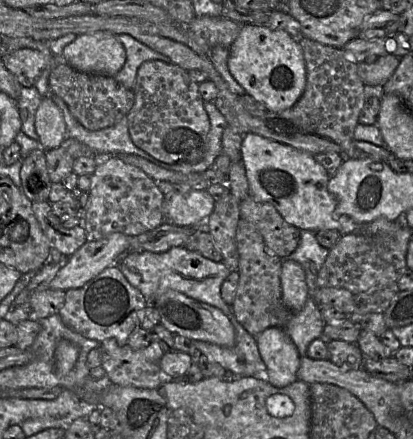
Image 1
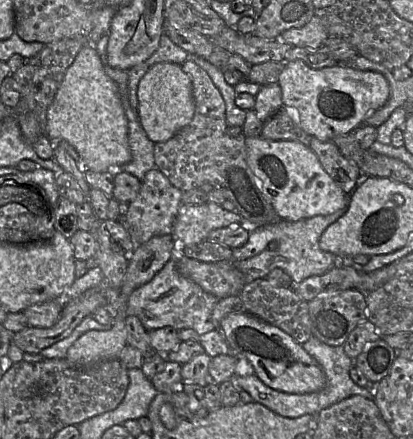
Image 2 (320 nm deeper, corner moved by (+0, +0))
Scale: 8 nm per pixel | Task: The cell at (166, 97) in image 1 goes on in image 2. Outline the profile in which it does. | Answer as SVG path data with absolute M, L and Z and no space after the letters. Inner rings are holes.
M186 60L181 68L192 81L195 113L192 121L171 139L155 144L155 167L183 192L203 184L221 187L226 198L234 203L236 213L252 227L280 222L282 219L259 190L259 184L247 163L245 136L230 137L227 134L226 105L219 89L208 73L193 60Z

